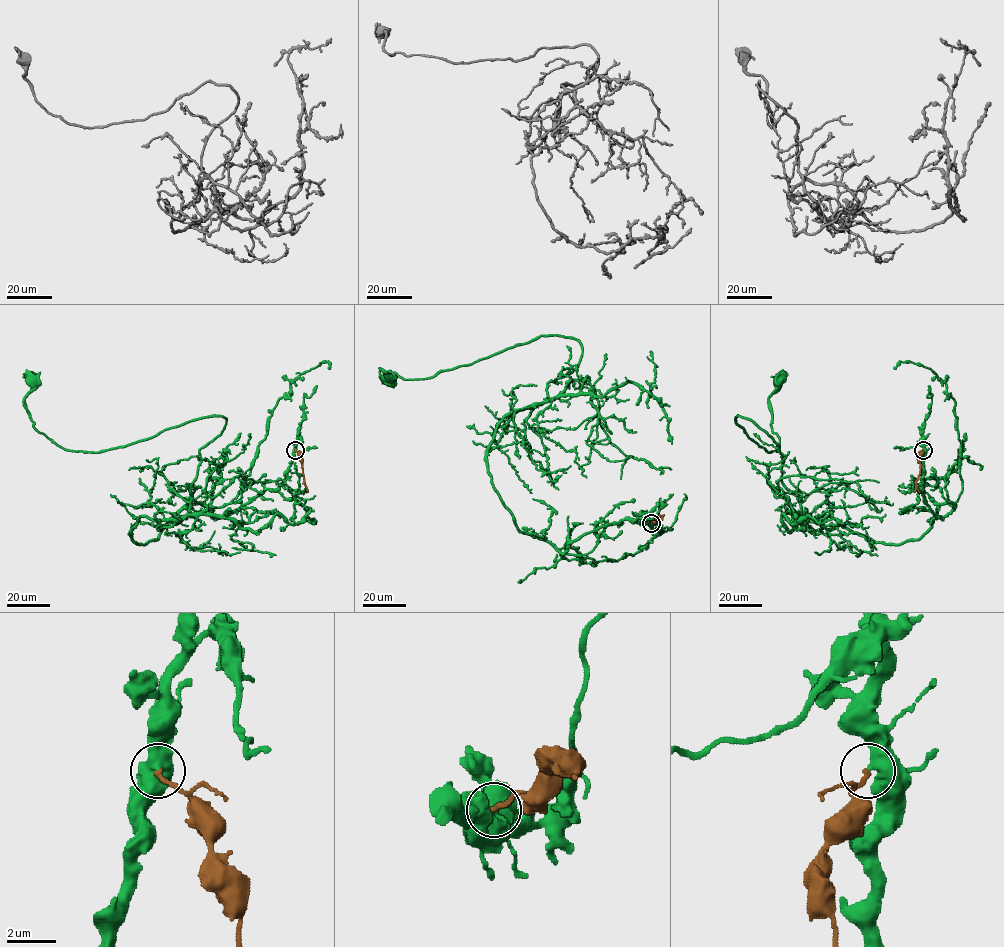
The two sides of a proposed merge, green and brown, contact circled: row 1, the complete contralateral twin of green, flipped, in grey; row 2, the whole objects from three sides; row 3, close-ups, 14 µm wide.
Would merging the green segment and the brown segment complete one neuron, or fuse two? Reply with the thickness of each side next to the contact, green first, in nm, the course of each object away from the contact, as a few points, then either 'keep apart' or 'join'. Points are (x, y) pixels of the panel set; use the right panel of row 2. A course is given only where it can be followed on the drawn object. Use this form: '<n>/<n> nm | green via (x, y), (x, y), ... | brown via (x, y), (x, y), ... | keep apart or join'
650/190 nm | green via (923, 449), (924, 501), (953, 510), (919, 538), (806, 519), (777, 445), (735, 422), (777, 451), (779, 381) | brown via (923, 449), (915, 481), (920, 492) | keep apart

